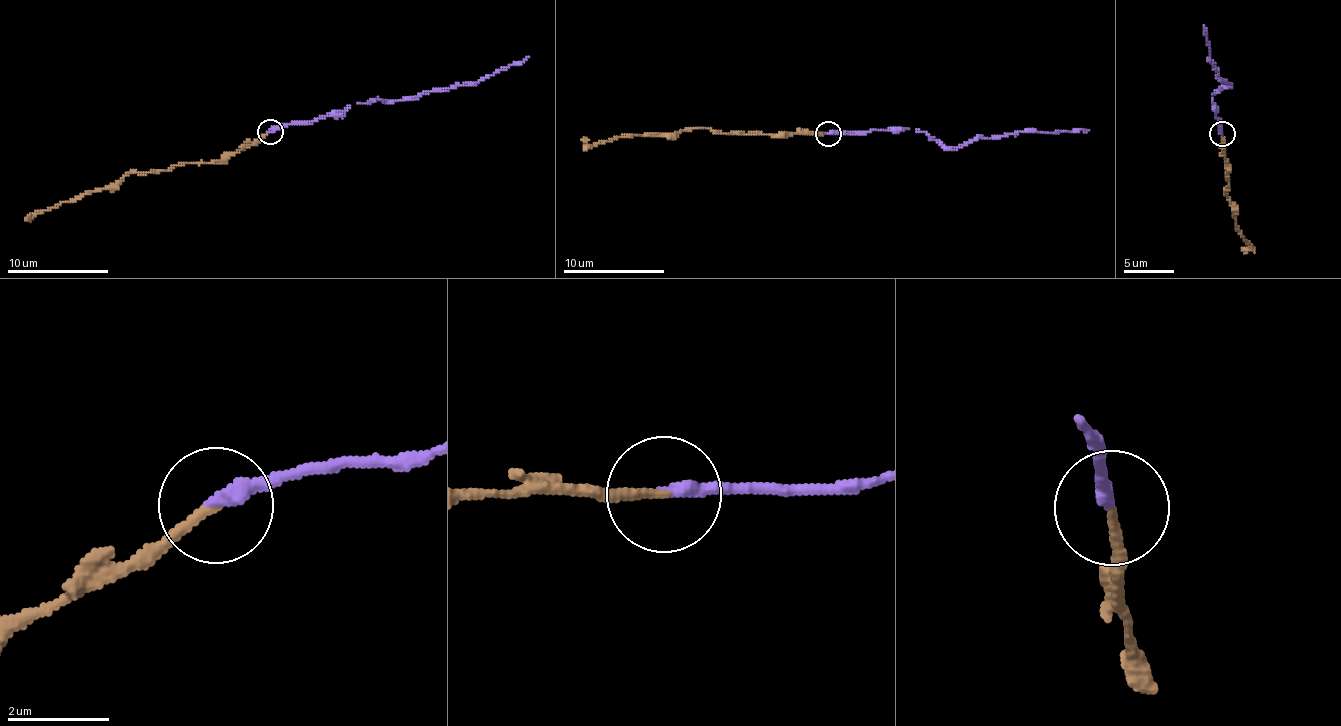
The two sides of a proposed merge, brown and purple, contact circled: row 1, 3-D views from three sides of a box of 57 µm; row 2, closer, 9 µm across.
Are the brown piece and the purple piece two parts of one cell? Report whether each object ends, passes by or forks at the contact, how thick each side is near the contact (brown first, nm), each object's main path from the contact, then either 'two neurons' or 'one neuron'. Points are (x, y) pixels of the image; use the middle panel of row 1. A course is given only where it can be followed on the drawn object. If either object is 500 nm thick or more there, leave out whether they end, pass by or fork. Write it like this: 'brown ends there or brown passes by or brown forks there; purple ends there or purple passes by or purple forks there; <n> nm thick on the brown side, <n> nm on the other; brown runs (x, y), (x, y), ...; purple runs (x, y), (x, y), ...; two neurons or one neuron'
brown ends there; purple ends there; 190 nm thick on the brown side, 280 nm on the other; brown runs (827, 133), (739, 134), (685, 128), (675, 134), (627, 134), (589, 145), (581, 139); purple runs (827, 133), (916, 129), (947, 147), (962, 147), (980, 138), (1035, 131), (1089, 130); one neuron

